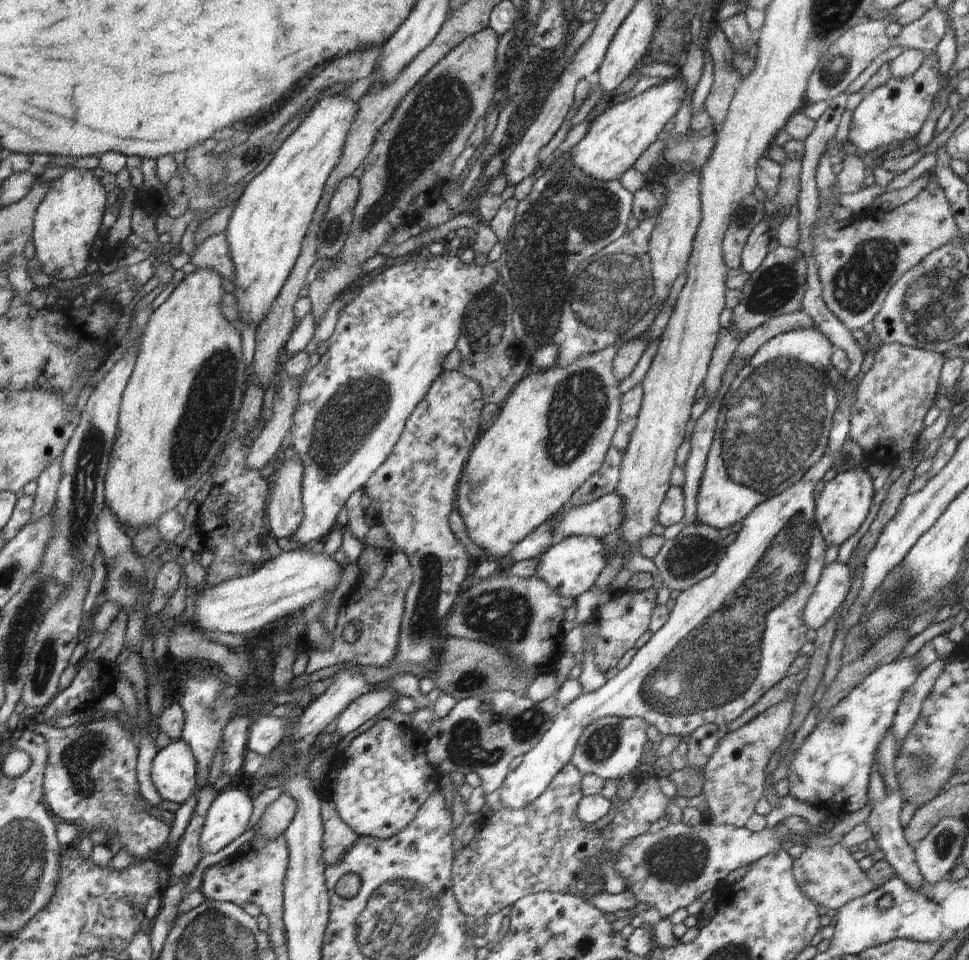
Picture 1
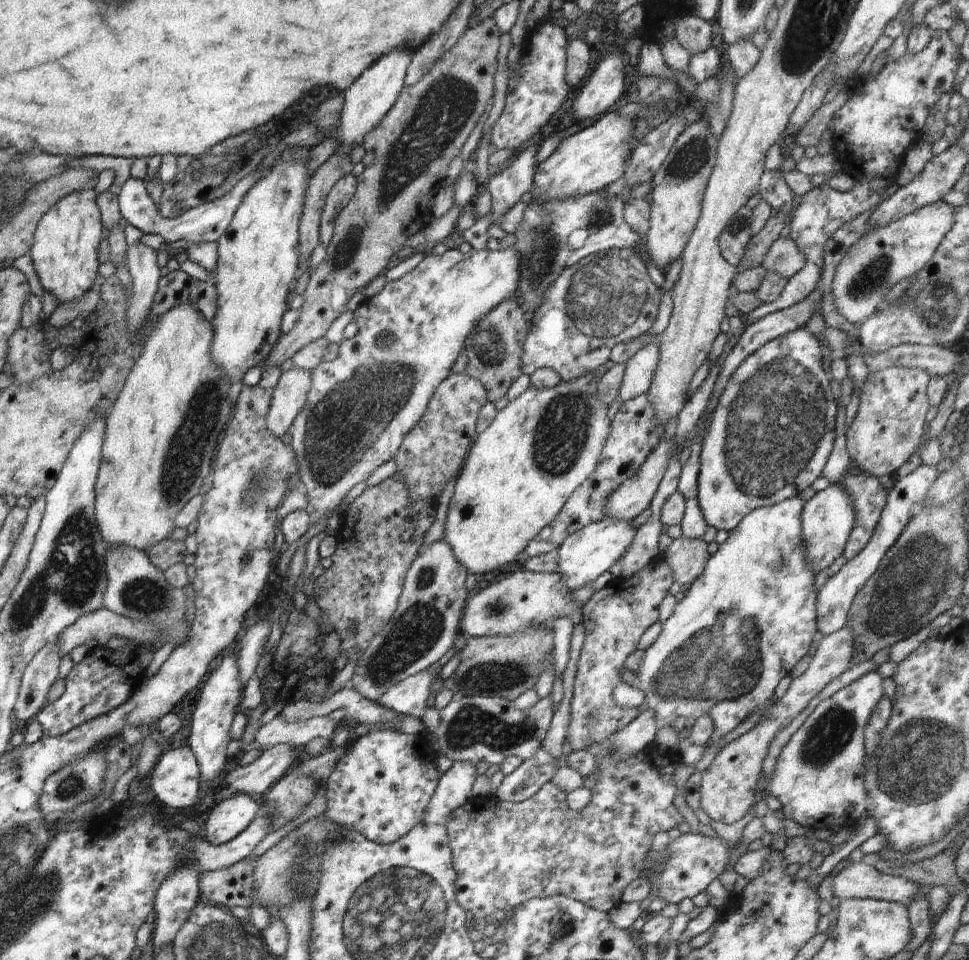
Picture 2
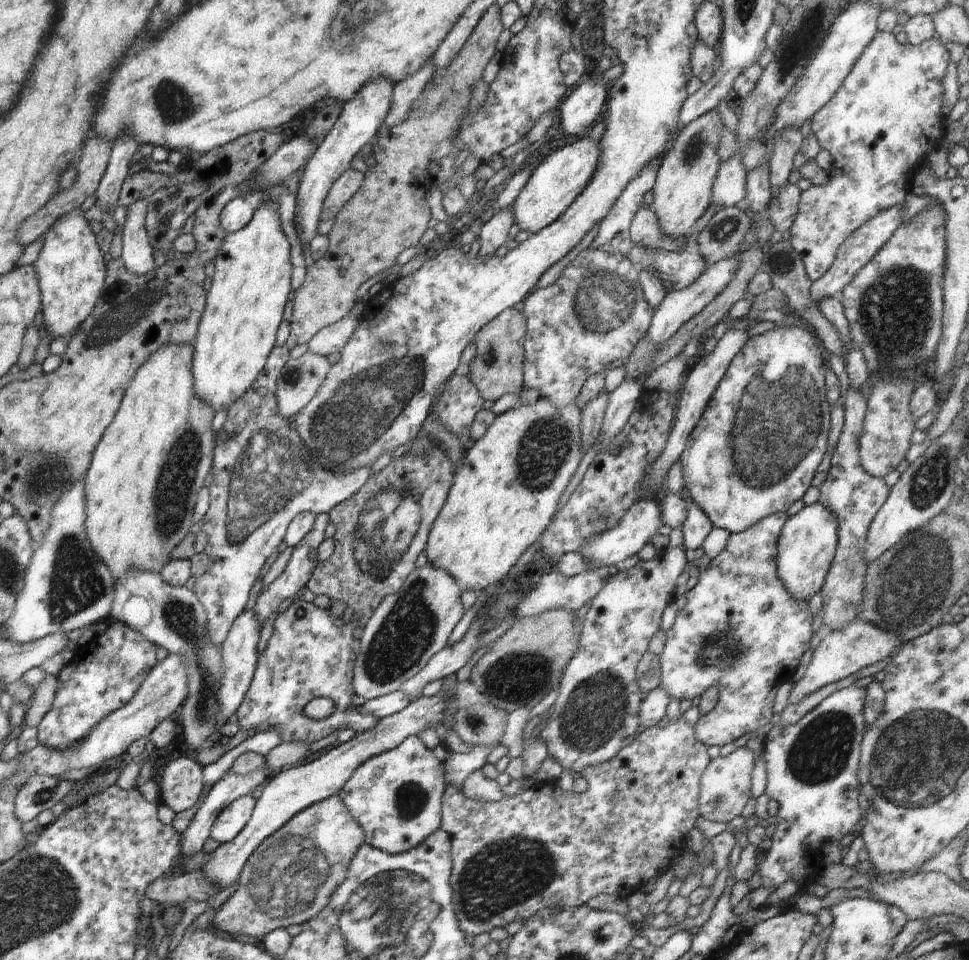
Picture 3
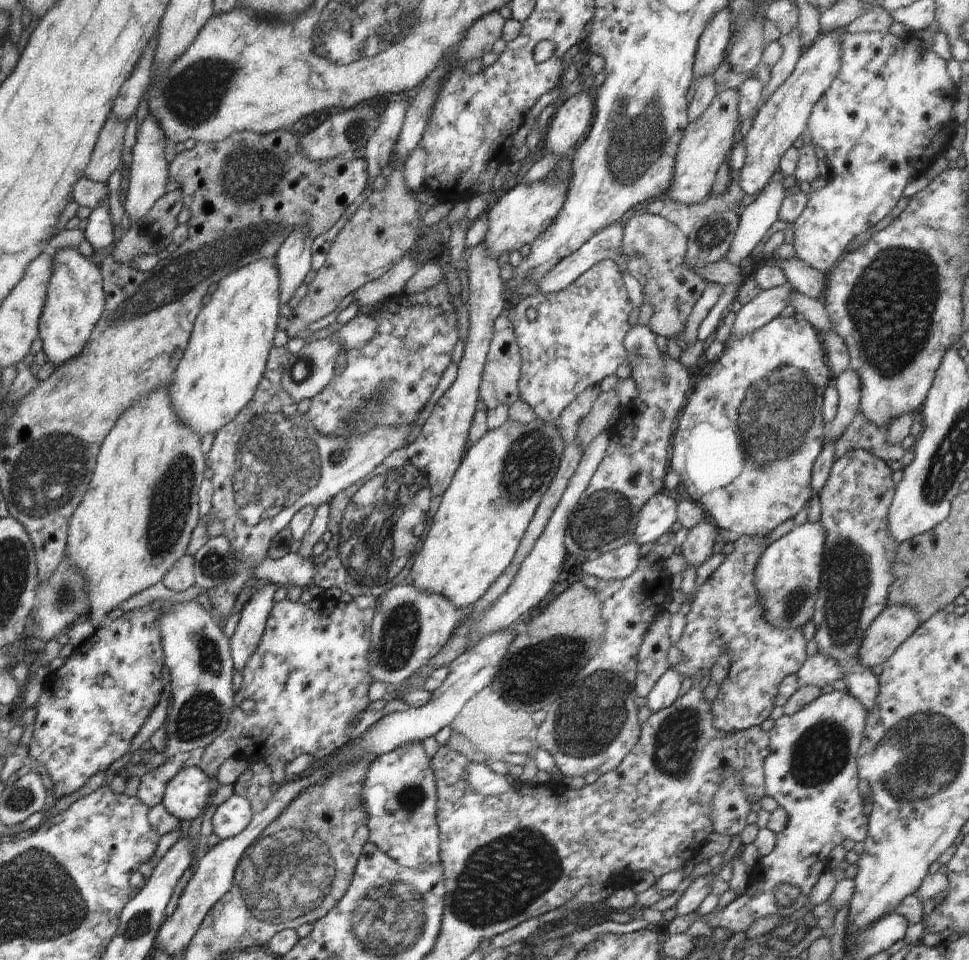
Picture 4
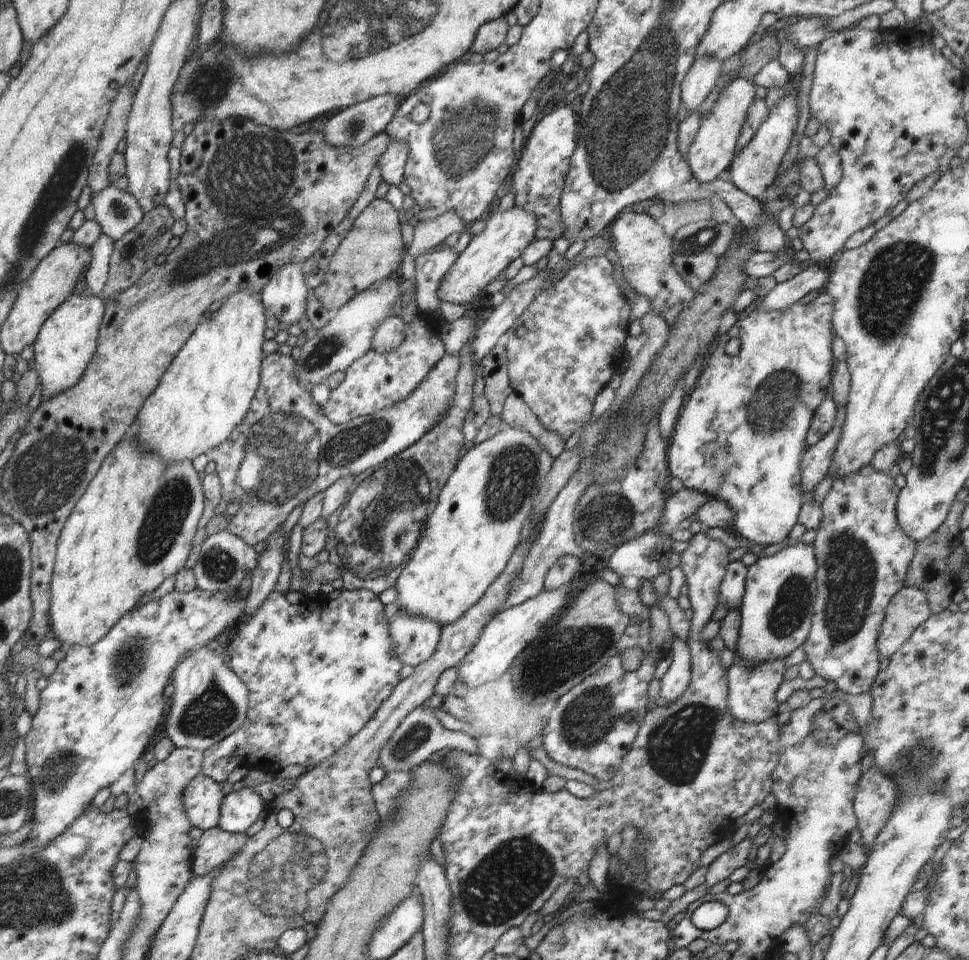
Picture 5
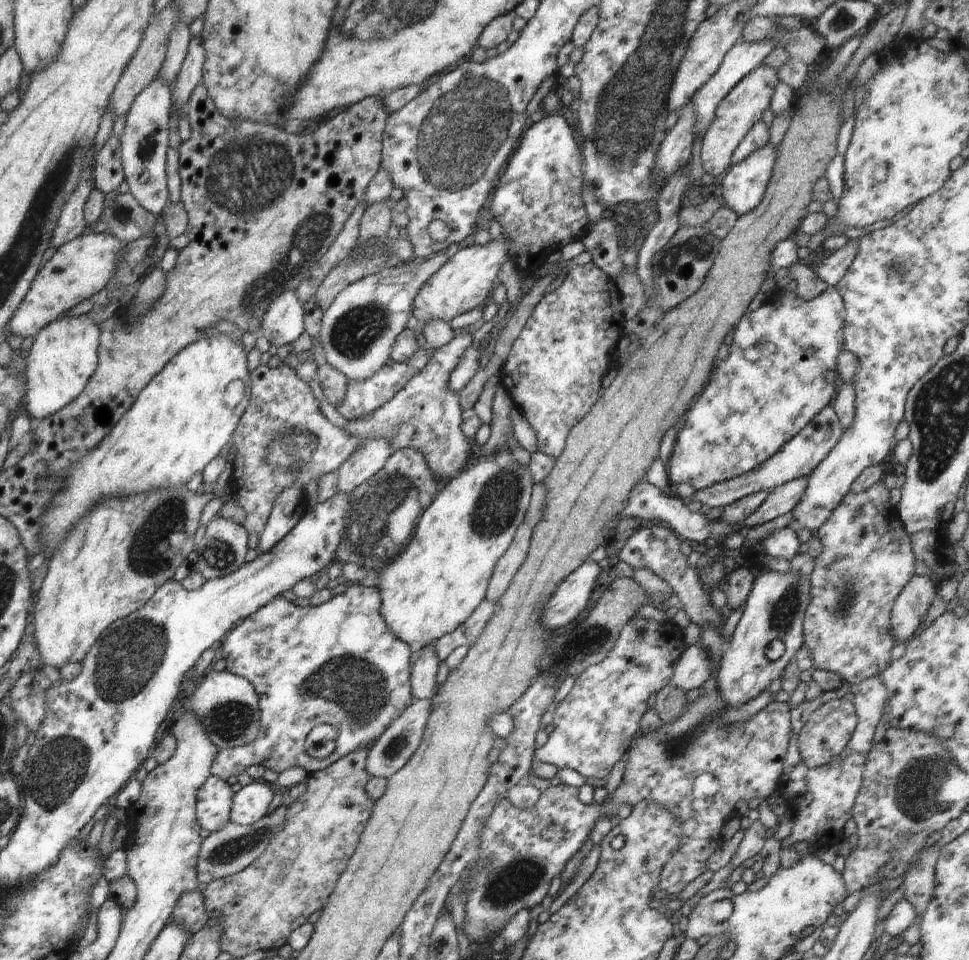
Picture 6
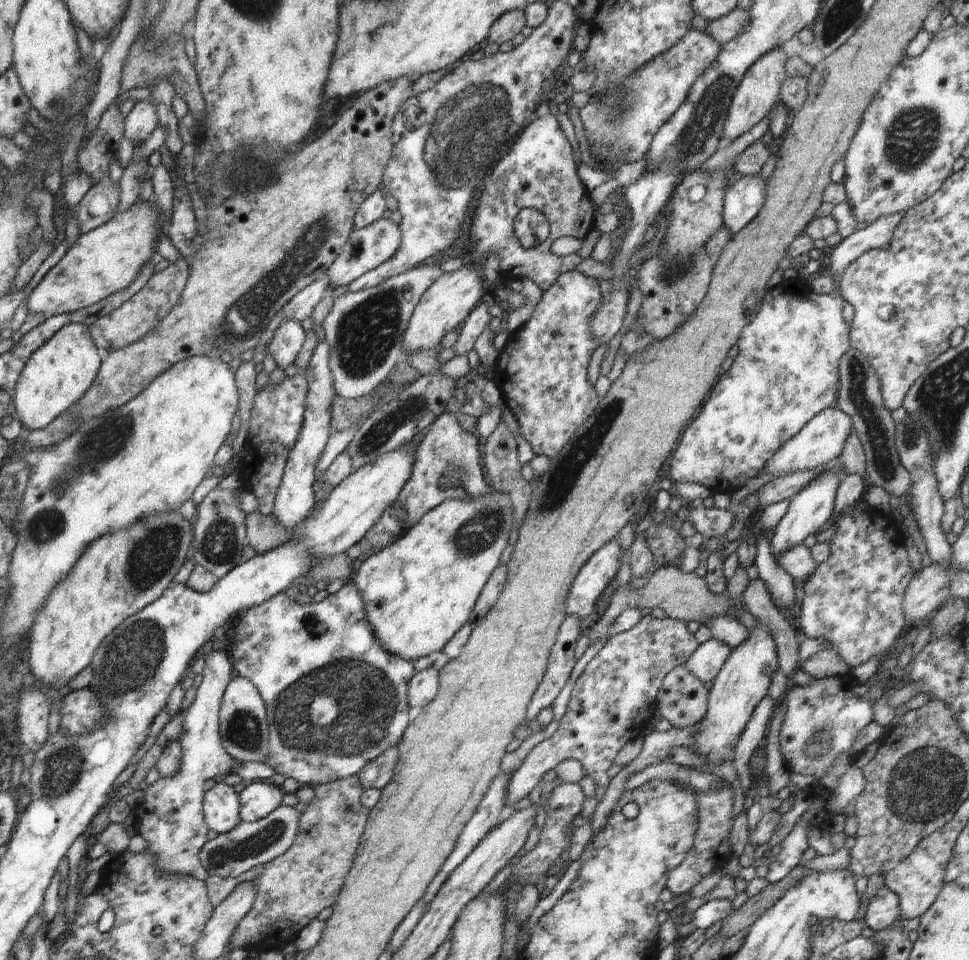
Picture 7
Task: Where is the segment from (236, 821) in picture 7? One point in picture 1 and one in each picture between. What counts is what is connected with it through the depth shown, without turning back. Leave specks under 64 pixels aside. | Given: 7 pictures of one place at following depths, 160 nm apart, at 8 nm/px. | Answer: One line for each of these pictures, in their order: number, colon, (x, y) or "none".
1: (174, 769)
2: (176, 779)
3: (181, 781)
4: (187, 795)
5: (202, 798)
6: (214, 801)

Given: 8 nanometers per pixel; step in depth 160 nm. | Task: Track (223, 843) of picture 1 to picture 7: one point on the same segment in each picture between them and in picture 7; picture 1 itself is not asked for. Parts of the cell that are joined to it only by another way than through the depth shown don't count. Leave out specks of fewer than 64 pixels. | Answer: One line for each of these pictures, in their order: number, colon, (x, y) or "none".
2: (226, 819)
3: (230, 821)
4: (233, 815)
5: (239, 810)
6: (250, 803)
7: (258, 799)

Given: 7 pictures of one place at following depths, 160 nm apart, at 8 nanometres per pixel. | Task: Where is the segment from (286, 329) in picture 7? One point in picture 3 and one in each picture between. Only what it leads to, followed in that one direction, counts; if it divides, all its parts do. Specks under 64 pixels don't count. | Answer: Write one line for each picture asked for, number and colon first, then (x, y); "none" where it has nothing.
3: (358, 123)
4: (293, 260)
5: (284, 298)
6: (282, 324)

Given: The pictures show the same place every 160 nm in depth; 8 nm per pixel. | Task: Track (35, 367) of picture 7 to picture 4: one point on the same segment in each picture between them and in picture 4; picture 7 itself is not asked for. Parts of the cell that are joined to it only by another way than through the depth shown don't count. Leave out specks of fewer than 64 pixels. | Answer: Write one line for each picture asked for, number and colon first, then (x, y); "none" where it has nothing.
4: (75, 300)
5: (66, 342)
6: (59, 364)

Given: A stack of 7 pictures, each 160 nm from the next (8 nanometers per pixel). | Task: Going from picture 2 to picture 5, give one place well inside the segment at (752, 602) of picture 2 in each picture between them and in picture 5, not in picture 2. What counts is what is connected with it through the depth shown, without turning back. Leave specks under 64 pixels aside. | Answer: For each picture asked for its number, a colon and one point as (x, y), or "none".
3: (740, 629)
4: (726, 615)
5: (751, 698)

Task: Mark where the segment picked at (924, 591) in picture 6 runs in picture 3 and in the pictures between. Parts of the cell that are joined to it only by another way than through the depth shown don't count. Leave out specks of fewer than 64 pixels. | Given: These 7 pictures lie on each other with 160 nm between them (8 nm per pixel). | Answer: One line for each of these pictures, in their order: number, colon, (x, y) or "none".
3: (843, 652)
4: (894, 624)
5: (908, 608)

